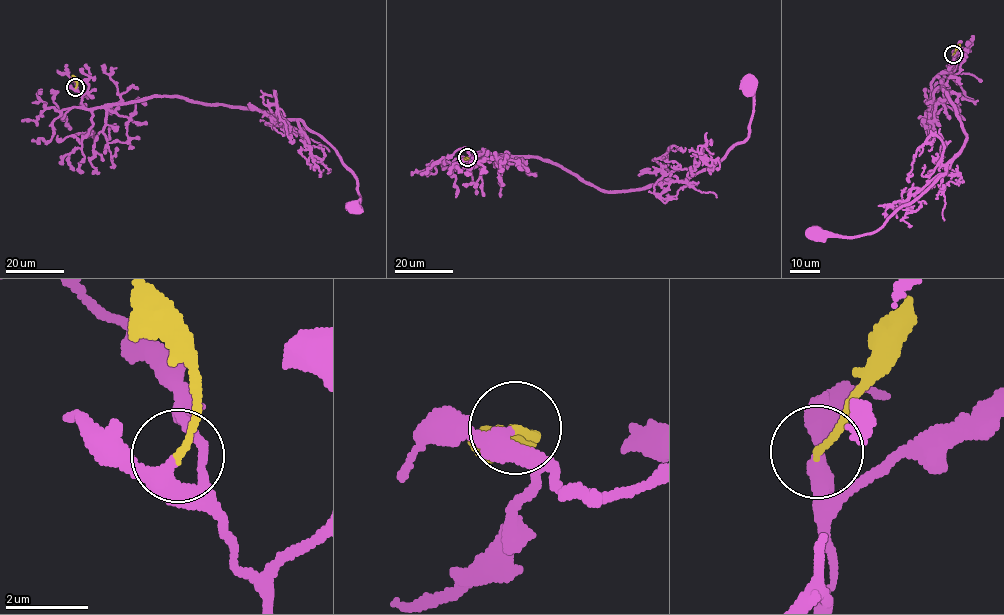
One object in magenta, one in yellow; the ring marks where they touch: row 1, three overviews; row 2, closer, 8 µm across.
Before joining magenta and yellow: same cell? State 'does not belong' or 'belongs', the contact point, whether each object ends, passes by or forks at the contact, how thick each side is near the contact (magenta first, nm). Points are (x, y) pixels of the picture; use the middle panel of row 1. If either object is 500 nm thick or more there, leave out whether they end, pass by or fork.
belongs | (467, 157) | magenta passes by | yellow ends | 260/150 nm

